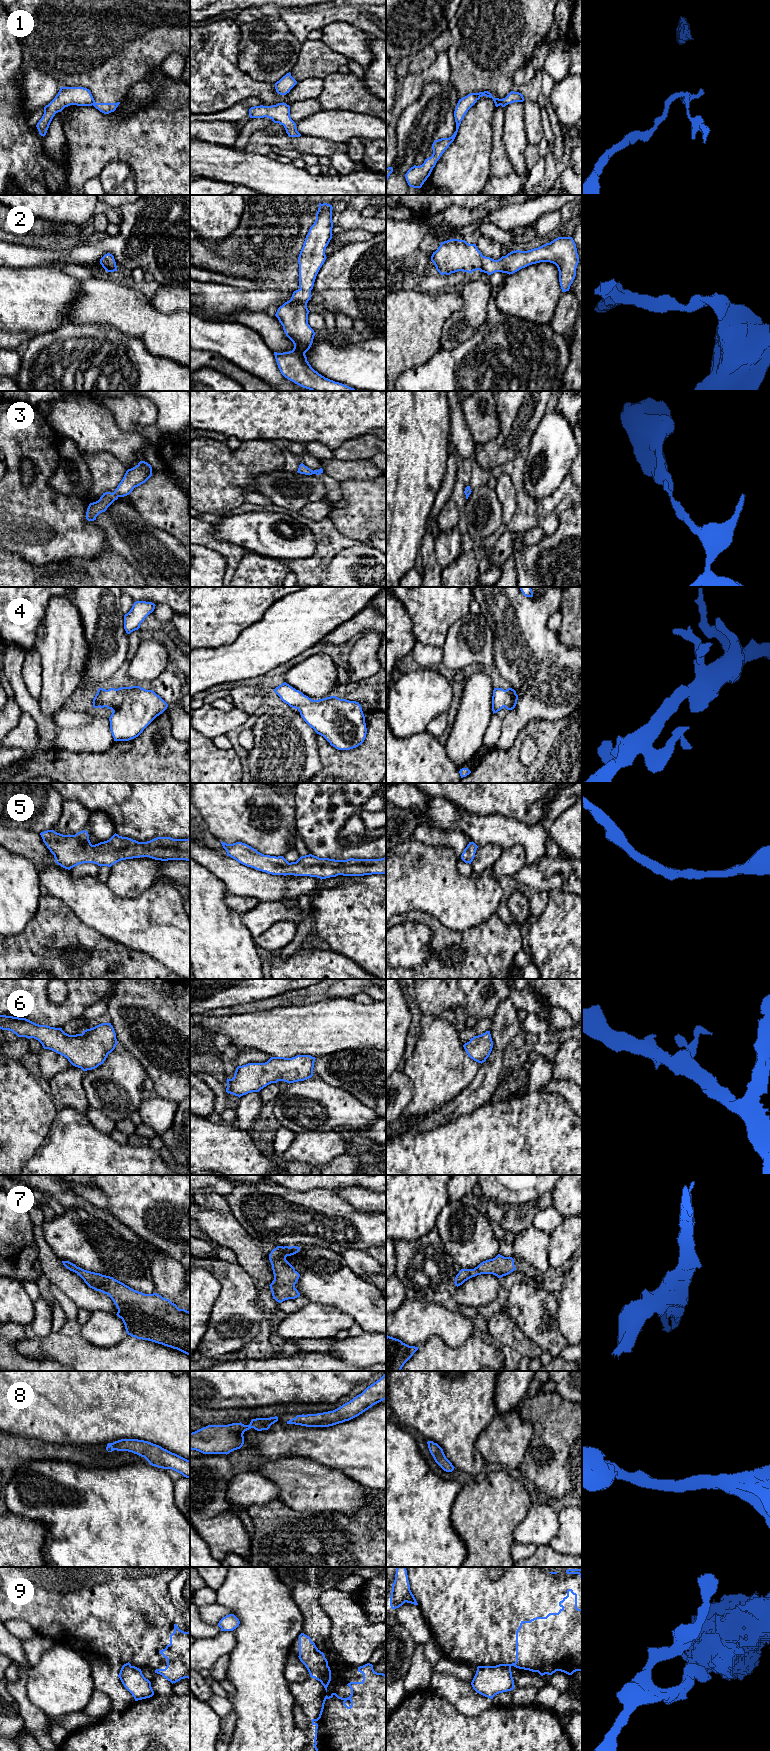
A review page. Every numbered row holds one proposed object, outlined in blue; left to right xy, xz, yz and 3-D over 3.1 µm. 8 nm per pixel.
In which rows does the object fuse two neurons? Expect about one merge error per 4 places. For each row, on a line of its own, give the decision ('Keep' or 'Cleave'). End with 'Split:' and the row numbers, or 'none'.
1: Cleave
2: Keep
3: Keep
4: Keep
5: Keep
6: Keep
7: Keep
8: Keep
9: Cleave
Split: 1, 9

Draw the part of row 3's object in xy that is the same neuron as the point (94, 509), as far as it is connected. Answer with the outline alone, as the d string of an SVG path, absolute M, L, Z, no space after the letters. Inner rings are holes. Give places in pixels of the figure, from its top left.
M140 461L135 467L128 469L113 493L105 492L96 502L90 503L86 519L96 520L96 517L107 510L107 508L119 497L129 495L135 487L145 483L152 476L152 467L145 461Z

